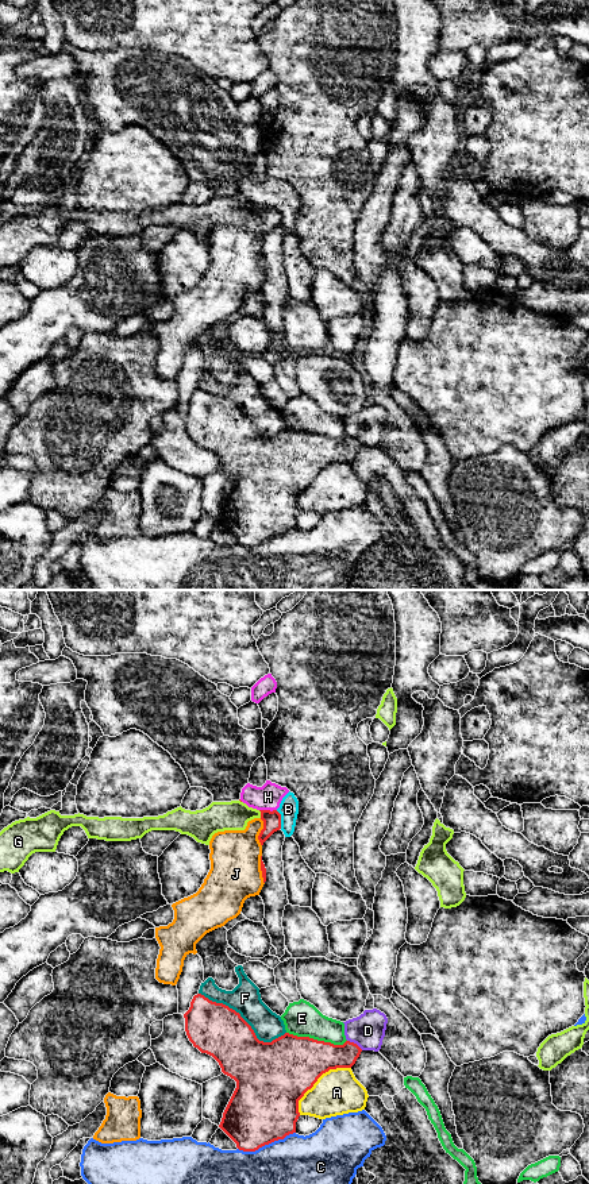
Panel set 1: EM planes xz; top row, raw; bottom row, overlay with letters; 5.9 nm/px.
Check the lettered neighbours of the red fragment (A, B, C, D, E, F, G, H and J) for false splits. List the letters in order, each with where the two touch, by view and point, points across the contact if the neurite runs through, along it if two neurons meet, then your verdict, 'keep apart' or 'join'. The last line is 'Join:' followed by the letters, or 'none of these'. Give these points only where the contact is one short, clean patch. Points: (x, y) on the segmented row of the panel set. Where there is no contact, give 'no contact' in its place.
A: contact xz (316, 1080); keep apart
B: contact xz (280, 820); border xz (276, 810), (281, 818), (281, 828); keep apart
C: contact xz (266, 1144); keep apart
D: contact xz (355, 1044); keep apart
E: contact xz (316, 1040); keep apart
F: contact xz (243, 1019); keep apart
G: contact xz (261, 814); border xz (258, 810), (261, 817); keep apart
H: contact xz (268, 810); border xz (260, 809), (276, 810); keep apart
J: contact xz (261, 832); keep apart
Join: none of these

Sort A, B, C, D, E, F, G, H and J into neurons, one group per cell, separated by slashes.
A / B H / C / D / E / F / G / J

